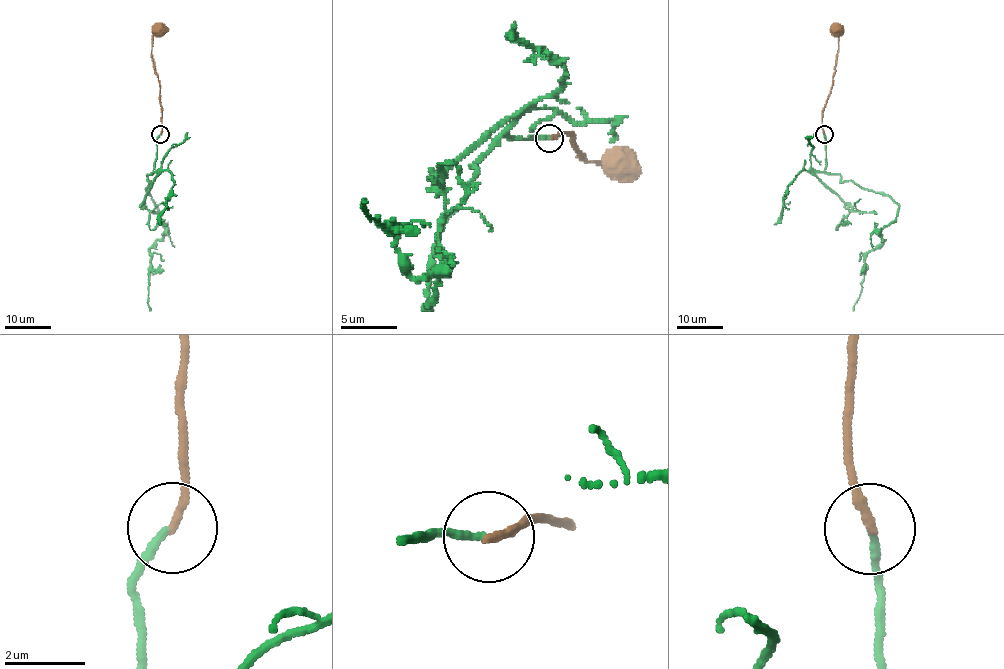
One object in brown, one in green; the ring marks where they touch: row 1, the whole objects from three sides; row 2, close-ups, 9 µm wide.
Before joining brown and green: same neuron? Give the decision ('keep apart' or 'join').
keep apart

